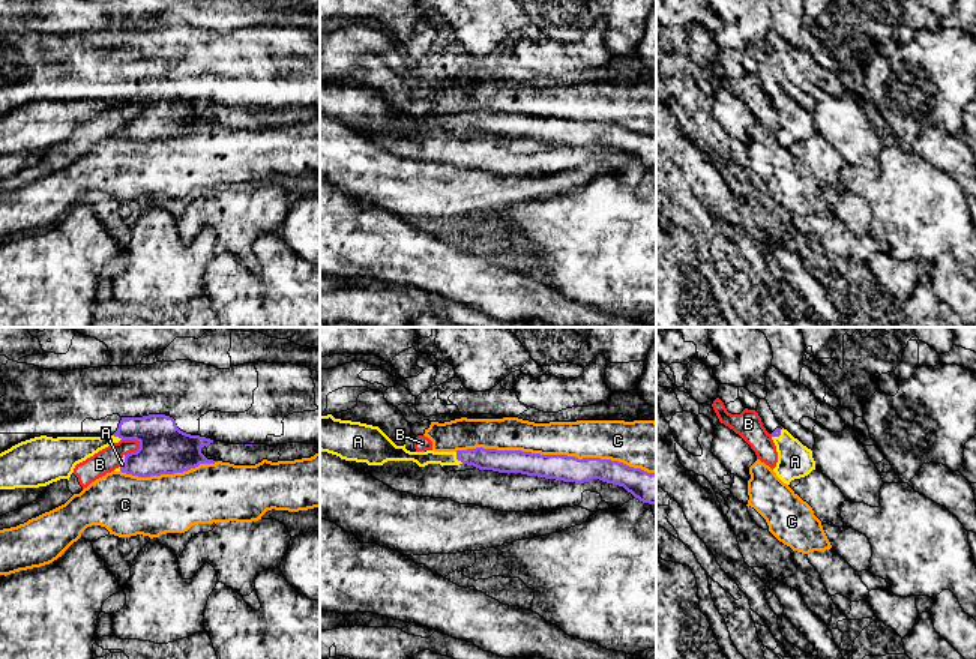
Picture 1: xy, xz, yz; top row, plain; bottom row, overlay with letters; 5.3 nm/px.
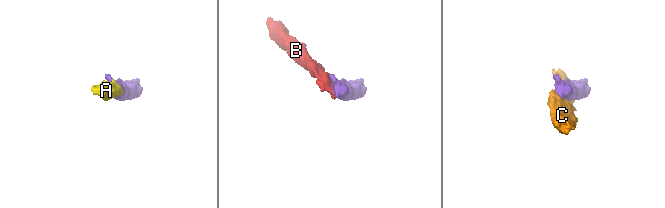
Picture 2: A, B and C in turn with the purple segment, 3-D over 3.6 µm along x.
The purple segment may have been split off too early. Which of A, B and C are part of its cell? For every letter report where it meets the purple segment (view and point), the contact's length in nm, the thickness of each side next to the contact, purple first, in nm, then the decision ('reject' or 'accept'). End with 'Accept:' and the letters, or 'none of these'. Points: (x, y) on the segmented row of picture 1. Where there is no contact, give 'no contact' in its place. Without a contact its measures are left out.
A: meets purple in xz at (457, 458); contact 80 nm long; 130 nm thick on the purple side, 80 nm on the other; accept
B: meets purple in xy at (137, 451); contact 120 nm long; 280 nm thick on the purple side, 130 nm on the other; reject
C: meets purple in xz at (556, 455); contact 1100 nm long; 140 nm thick on the purple side, 200 nm on the other; reject
Accept: A

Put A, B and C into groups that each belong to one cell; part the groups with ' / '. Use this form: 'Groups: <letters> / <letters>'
Groups: A / B / C

